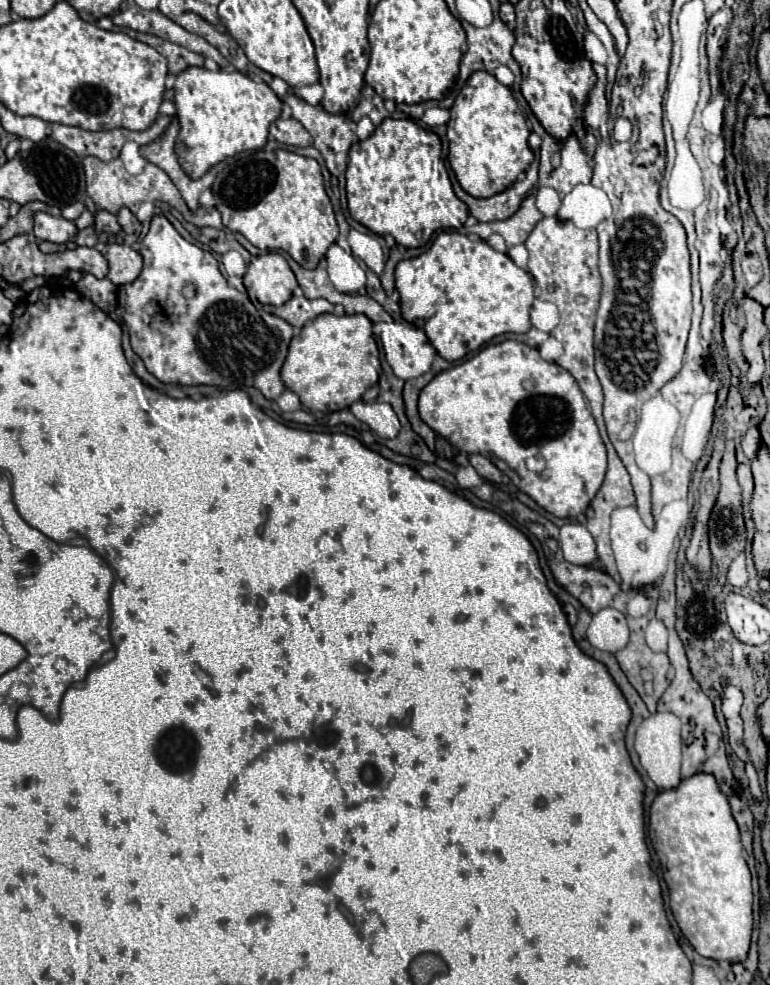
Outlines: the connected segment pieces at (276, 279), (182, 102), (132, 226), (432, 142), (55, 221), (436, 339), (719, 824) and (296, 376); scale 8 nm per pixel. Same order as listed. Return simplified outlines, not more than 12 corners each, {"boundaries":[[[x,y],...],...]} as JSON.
{"boundaries":[[[278,252],[252,258],[244,286],[252,300],[282,306],[298,284]],[[238,70],[176,76],[186,176],[262,148],[282,102]],[[128,208],[120,210],[118,222],[126,234],[140,230],[136,216]],[[386,118],[352,144],[350,216],[406,248],[462,228],[440,138]],[[34,214],[34,236],[64,244],[76,236],[74,222]],[[440,232],[398,262],[404,320],[448,362],[528,332],[530,274]],[[708,772],[660,790],[648,836],[698,954],[744,960],[750,870]],[[320,314],[282,382],[312,412],[360,400],[380,372],[364,314]]]}

